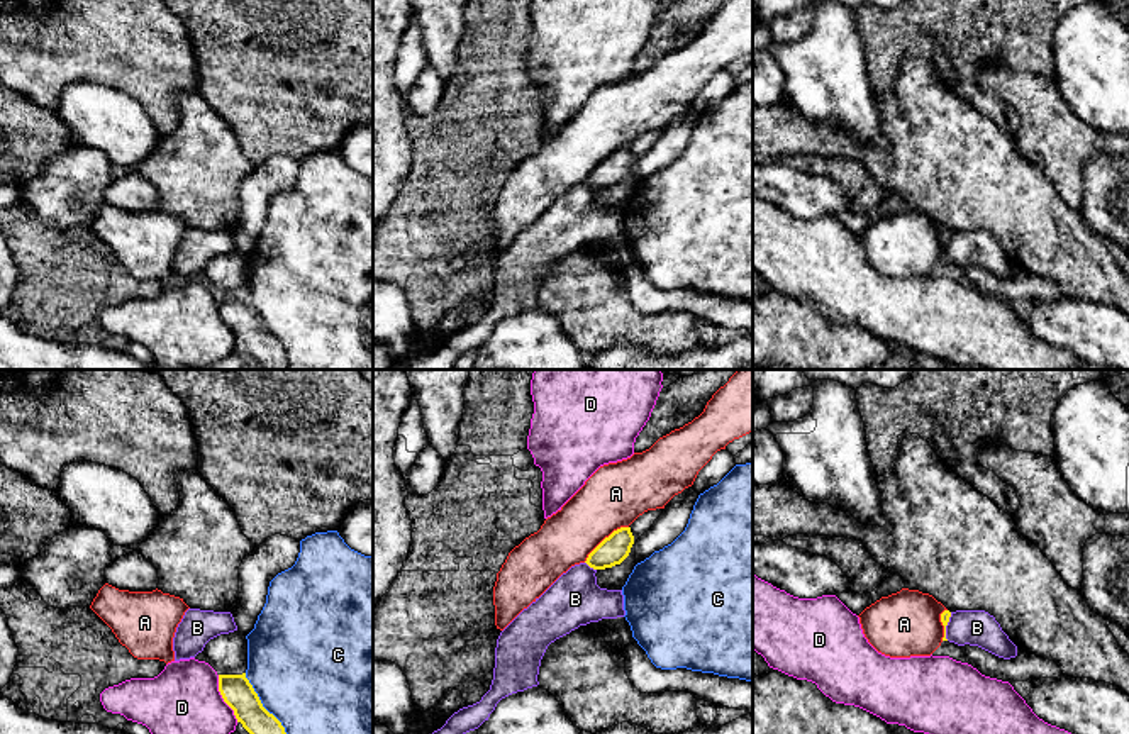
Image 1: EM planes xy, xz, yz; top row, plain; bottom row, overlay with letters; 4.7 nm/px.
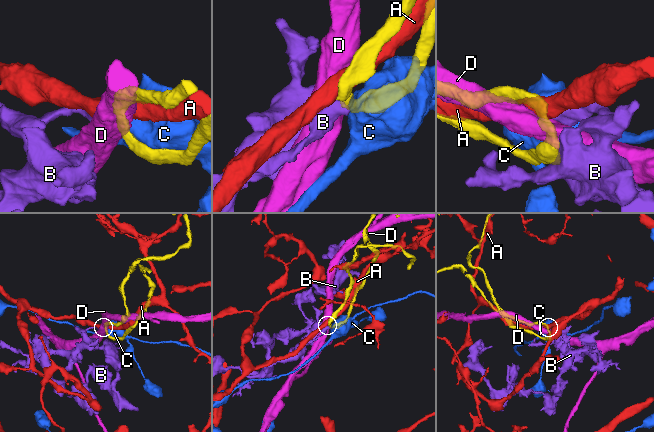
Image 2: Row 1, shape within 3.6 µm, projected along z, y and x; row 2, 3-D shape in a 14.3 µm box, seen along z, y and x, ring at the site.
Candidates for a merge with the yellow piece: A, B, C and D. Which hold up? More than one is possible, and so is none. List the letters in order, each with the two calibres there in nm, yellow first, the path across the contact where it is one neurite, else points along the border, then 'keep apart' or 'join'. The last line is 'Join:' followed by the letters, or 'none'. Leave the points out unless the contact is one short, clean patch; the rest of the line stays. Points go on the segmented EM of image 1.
A: 140/300 nm | keep apart
B: 140/260 nm | along xz (585, 561), (595, 570) | keep apart
C: 150/480 nm | keep apart
D: 150/340 nm | along xy (217, 675), (217, 690), (238, 721) | keep apart
Join: none

